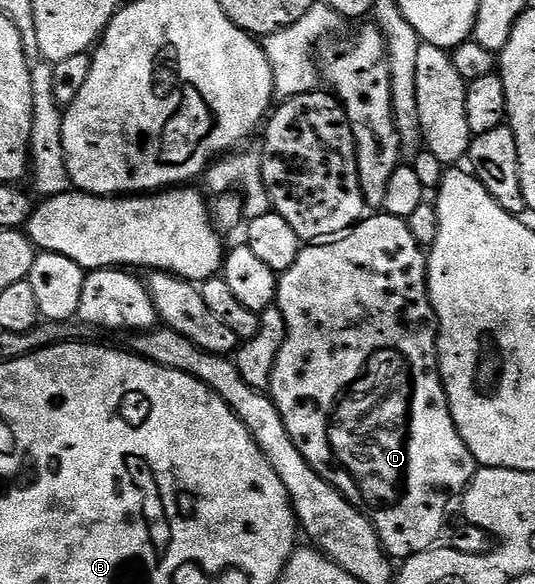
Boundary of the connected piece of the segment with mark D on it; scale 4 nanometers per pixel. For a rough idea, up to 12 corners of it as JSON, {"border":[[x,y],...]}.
{"border":[[383,211],[279,274],[270,396],[375,527],[433,548],[478,462],[428,258]]}

